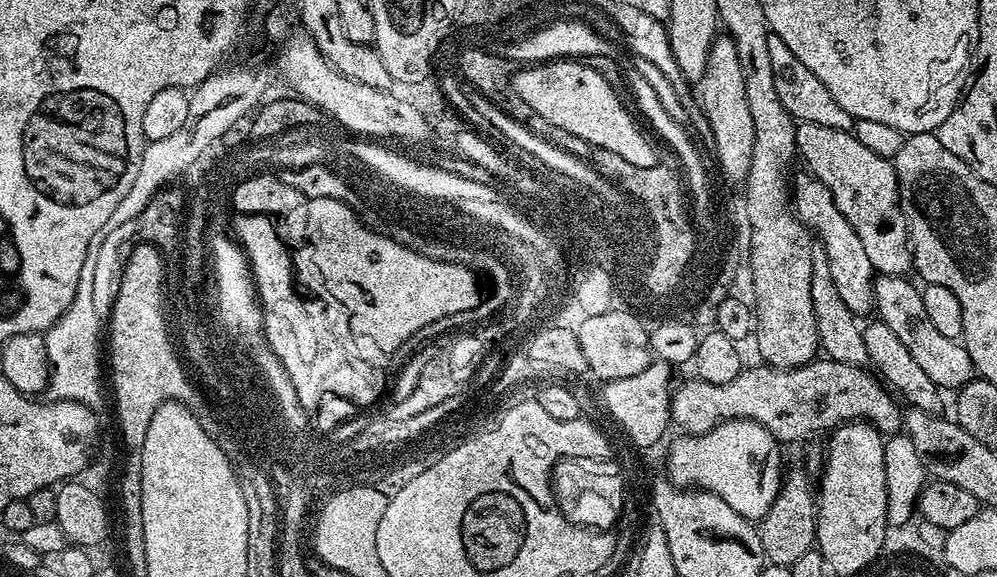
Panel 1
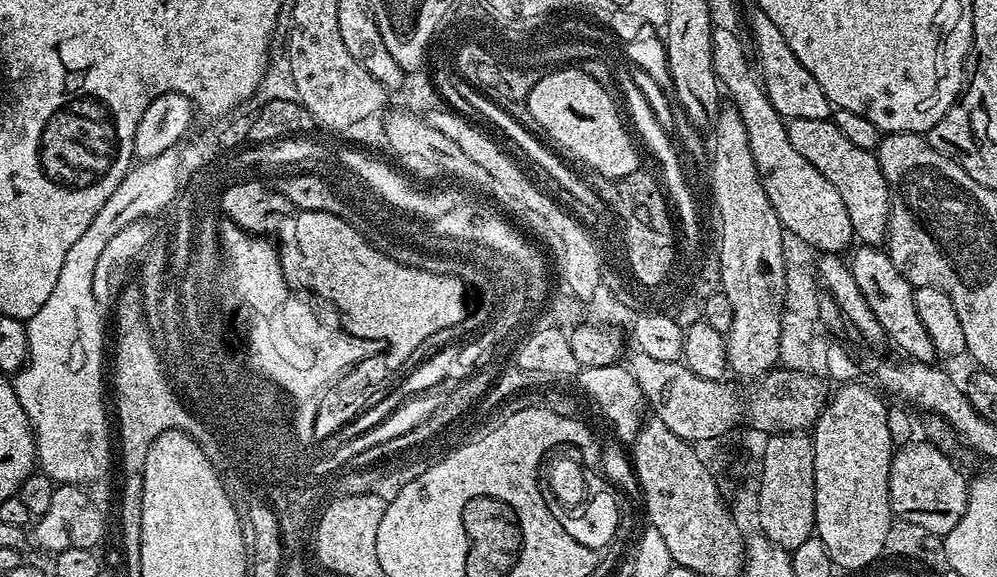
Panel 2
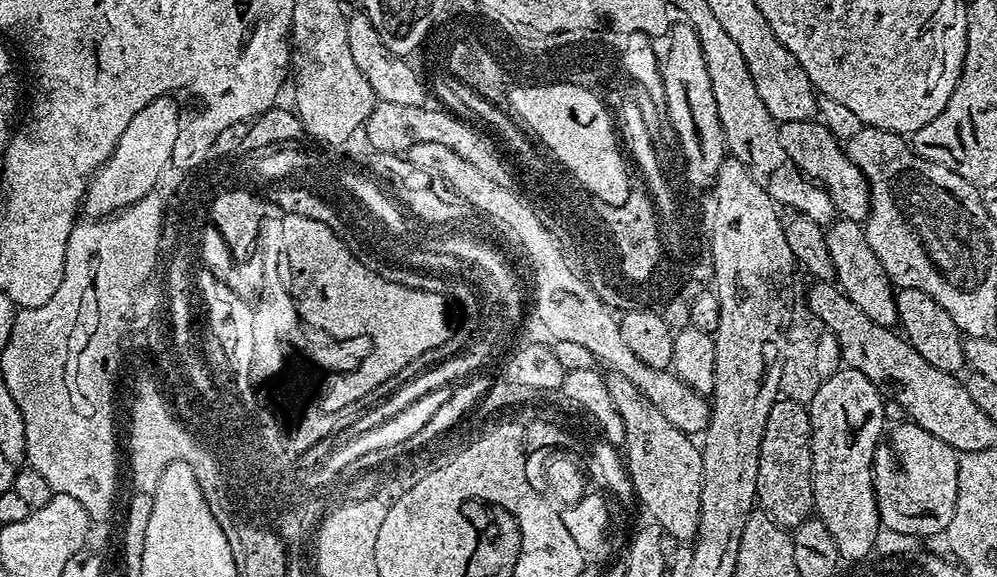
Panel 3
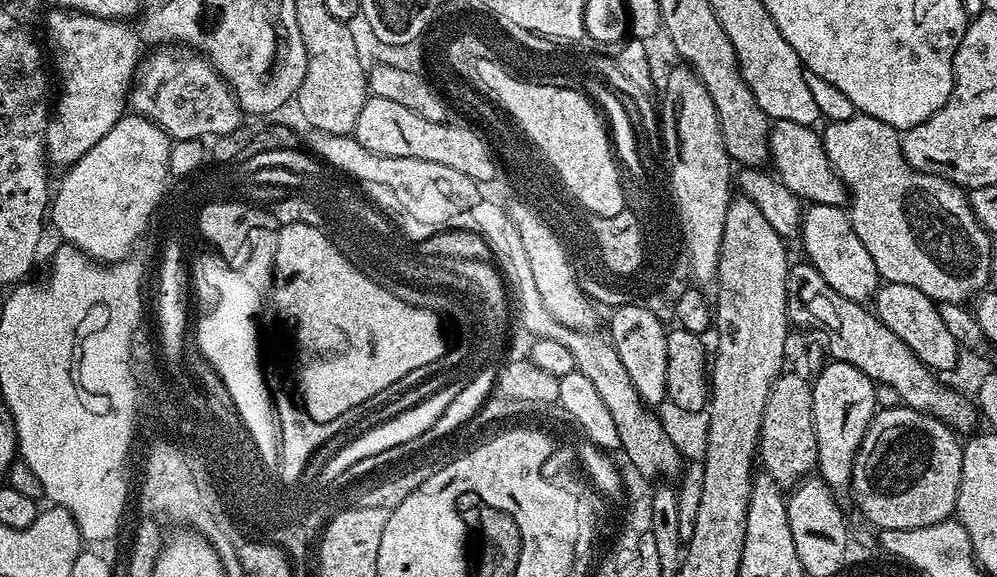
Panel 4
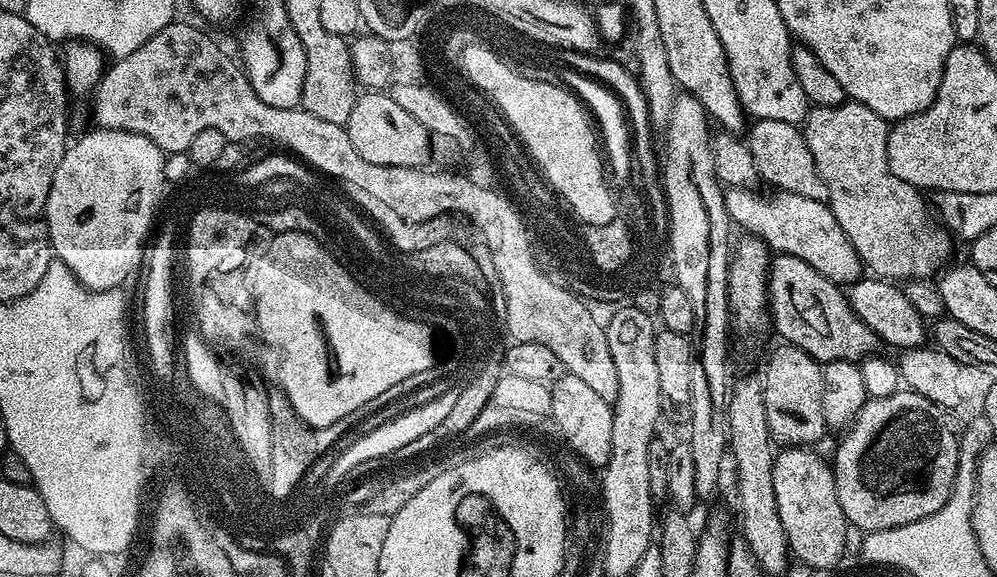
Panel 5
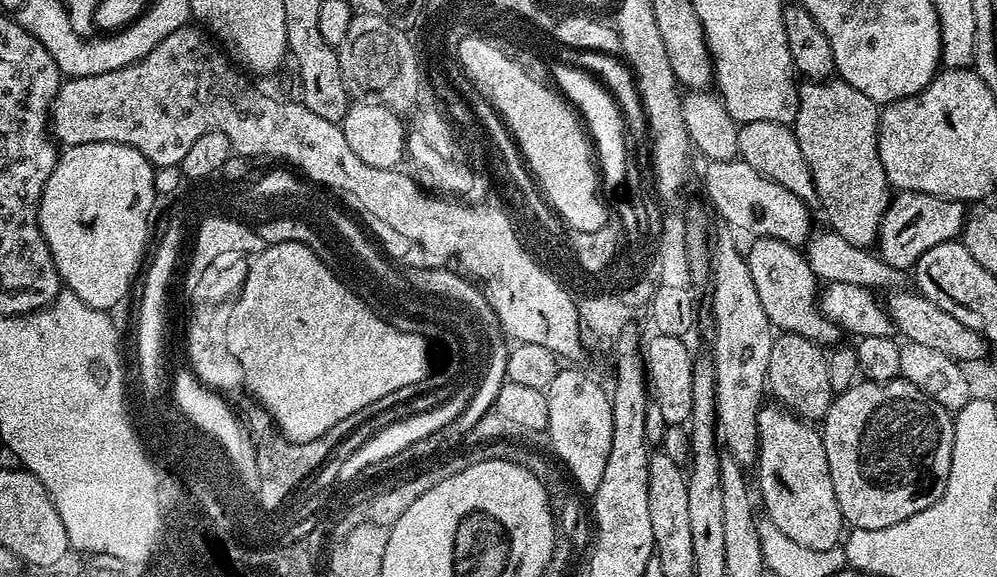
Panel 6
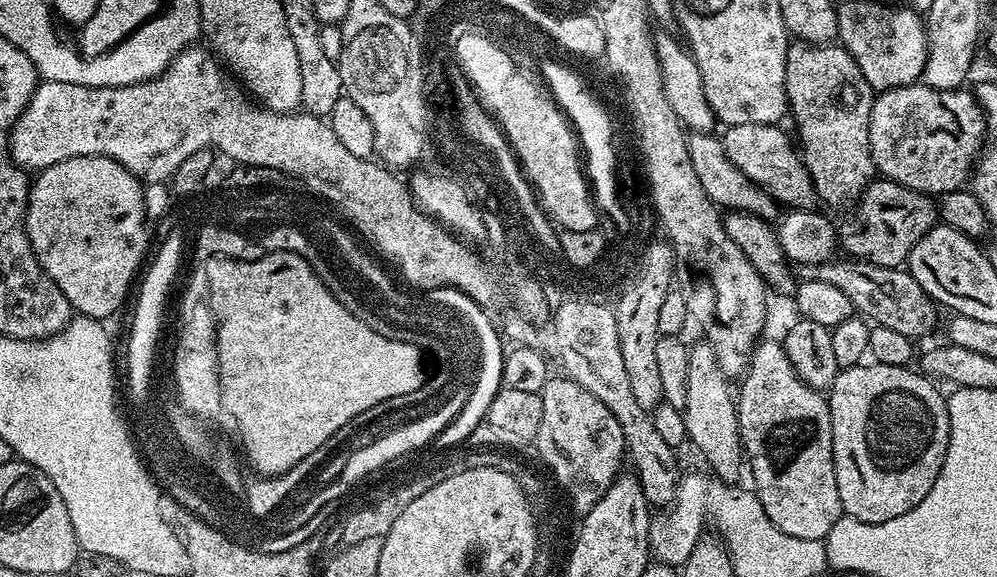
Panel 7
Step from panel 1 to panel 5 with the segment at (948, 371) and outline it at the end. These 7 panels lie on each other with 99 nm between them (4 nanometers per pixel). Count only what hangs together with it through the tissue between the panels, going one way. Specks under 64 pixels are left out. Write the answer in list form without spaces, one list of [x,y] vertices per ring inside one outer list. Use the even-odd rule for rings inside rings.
[[[728,188],[724,193],[724,205],[729,221],[750,236],[756,236],[773,253],[802,258],[814,270],[841,286],[851,286],[861,279],[862,265],[854,246],[838,226],[838,218],[828,209],[827,203],[814,198],[802,198],[802,194],[790,194],[779,190],[773,196],[755,196],[750,188]]]

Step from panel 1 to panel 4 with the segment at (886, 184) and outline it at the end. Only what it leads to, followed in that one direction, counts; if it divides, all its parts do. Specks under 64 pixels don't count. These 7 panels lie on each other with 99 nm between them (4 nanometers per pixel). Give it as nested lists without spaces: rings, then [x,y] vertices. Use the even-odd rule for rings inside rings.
[[[785,120],[775,121],[768,130],[768,154],[775,175],[801,202],[841,206],[847,201],[848,189],[838,178],[836,171],[830,168],[824,141],[815,127]]]

